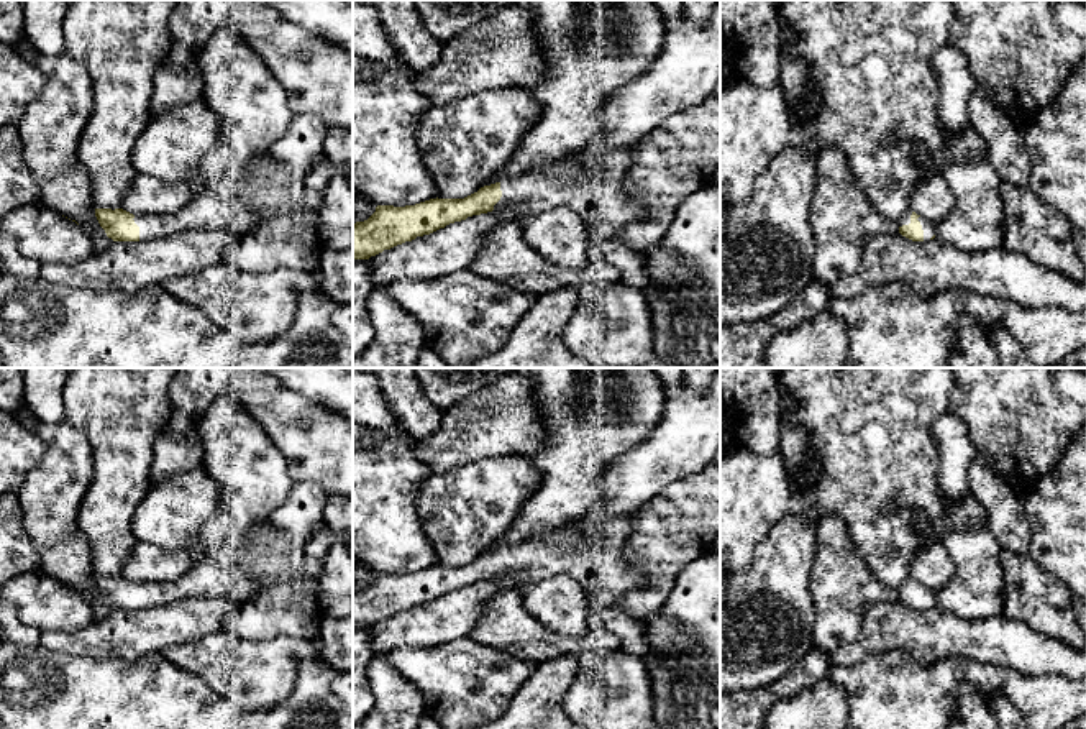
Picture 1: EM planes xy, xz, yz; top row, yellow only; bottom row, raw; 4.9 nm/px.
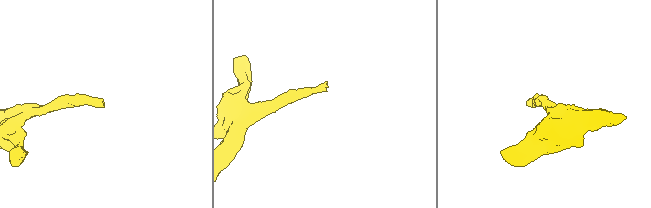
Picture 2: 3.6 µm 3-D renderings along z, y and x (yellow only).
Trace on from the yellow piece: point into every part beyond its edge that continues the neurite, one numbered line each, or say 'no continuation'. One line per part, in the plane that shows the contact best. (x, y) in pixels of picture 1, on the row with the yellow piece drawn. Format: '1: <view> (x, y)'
1: xy (273, 183)

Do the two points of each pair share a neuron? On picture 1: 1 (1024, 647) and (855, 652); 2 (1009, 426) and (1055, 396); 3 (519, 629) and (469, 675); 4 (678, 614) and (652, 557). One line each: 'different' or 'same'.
1: same
2: same
3: different
4: different

